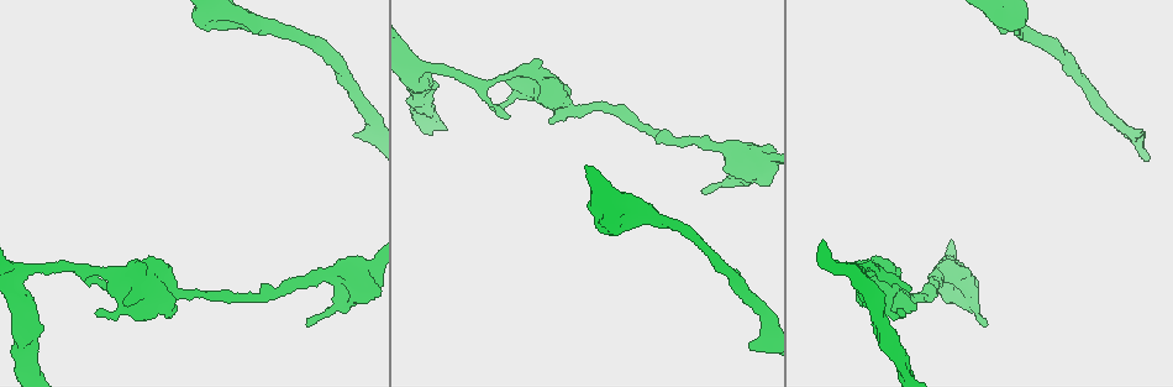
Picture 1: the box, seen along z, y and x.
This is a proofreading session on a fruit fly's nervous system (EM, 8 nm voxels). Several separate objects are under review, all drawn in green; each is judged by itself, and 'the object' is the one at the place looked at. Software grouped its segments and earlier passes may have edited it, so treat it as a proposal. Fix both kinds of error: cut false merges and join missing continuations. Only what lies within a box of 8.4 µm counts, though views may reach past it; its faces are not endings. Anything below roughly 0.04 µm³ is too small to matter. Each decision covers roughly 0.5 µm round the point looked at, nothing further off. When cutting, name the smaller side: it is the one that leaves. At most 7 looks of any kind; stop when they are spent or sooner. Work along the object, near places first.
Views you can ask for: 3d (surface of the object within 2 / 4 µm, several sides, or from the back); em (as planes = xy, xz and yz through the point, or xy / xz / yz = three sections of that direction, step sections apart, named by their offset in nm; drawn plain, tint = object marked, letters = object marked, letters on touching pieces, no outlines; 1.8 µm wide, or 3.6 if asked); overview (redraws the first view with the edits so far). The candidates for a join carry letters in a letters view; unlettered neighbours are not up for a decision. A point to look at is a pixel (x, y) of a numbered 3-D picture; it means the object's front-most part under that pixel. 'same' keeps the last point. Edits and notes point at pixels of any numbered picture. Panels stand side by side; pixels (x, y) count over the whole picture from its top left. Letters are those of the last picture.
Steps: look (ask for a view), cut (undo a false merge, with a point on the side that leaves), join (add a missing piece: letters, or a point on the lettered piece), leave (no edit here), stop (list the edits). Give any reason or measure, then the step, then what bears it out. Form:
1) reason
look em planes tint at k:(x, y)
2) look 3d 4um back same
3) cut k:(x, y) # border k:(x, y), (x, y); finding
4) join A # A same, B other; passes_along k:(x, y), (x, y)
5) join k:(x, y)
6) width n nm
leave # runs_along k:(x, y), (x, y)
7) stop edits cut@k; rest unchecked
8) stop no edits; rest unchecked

look em 3.6um planes letters at 1:(97, 311)

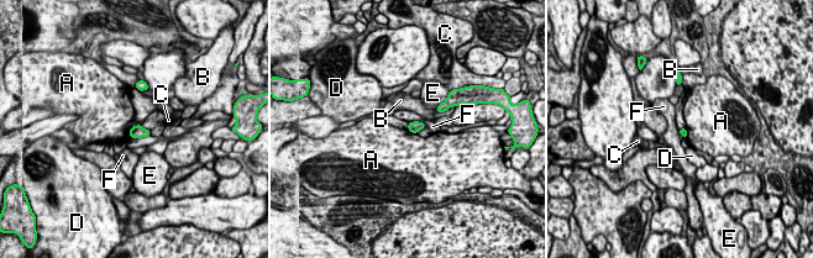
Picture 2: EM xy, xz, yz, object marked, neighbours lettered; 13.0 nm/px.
width 90 nm
leave # A other, B other, C other, D other, E other, F other; border 2:(408, 128), (417, 133); none of them fits

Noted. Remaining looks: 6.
free end
look em planes letters at 1:(703, 190)

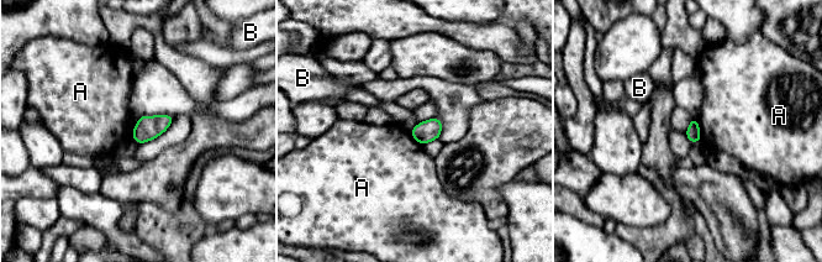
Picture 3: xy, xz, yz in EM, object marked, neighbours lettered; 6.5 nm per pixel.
leave # A other, B other; border 3:(696, 118), (701, 140); no lettered piece goes on from it

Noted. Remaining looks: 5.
an open end
look 3d 4um back at 1:(751, 347)

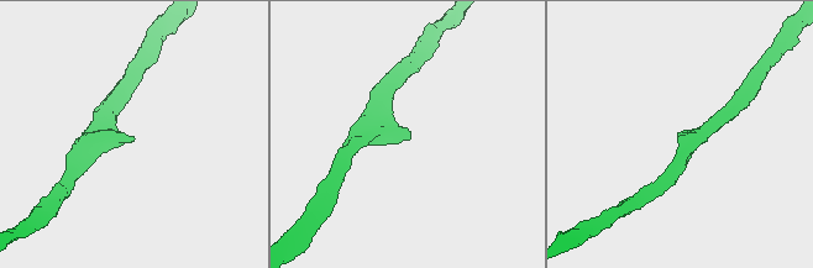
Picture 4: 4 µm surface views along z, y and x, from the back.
need the tissue
look em xz step 16 letters at 4:(132, 139)

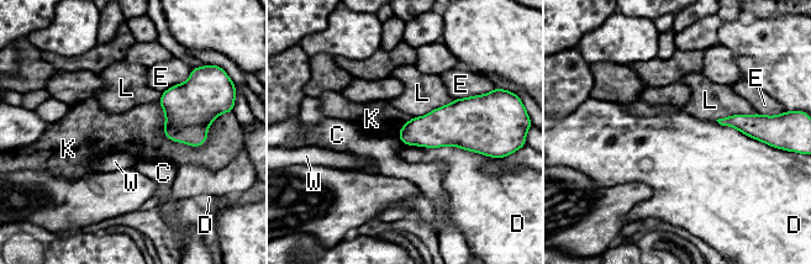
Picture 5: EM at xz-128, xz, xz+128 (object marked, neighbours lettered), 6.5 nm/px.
width 220 nm
leave # C other, D other, E other, K other, L other, W other; border 5:(158, 101), (170, 140), (206, 141); none of them fits

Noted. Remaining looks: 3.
stop no edits; rest unchecked

